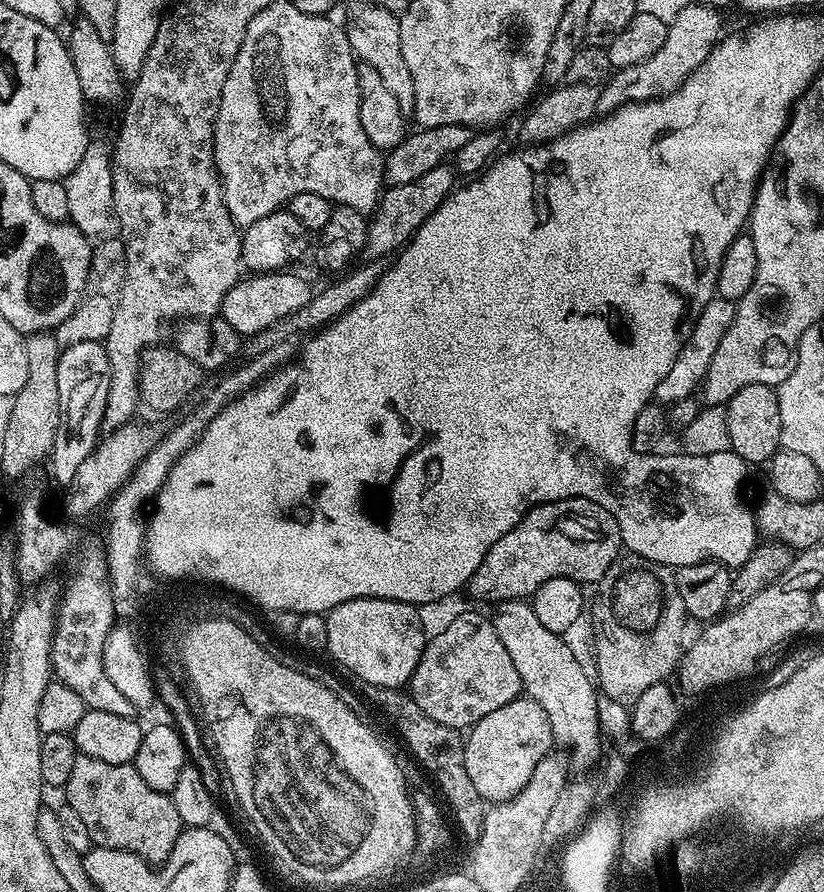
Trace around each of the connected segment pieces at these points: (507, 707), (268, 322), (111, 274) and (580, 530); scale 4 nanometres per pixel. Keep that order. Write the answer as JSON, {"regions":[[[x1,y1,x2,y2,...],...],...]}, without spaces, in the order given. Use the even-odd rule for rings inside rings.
{"regions":[[[517,698,500,704,493,712,486,714,486,718,473,724,463,745,466,774,470,774,470,782,474,782,474,790,478,790,478,794,485,802,501,804,503,800,514,798,522,790,522,786,530,782,530,774,534,774,538,762,542,762,542,758,553,751,554,737,550,730,550,722,546,718,546,710,542,710,538,702]],[[285,270,241,278,226,294,219,315,227,324,234,326,234,330,242,338,251,338,268,328,275,328,280,320,302,310,314,294,314,288,294,273,295,271]],[[119,238,108,239,101,239,92,249,88,286,80,298,80,305,72,311,66,322,60,324,58,329,58,339,61,345,67,346,91,340,104,342,110,334,110,326,114,323,114,310,118,310,122,298,122,286,128,273,128,263,124,241]],[[574,498,533,505,523,519,494,542,494,546,487,551,482,566,469,580,468,591,478,598,499,602,529,599,541,588,542,583,552,578,564,577,586,586,595,585,608,573,610,566,617,563,619,556,616,555,619,552,622,552,622,545,618,522,614,522,614,514,610,514,610,510,602,510,598,502]]]}

